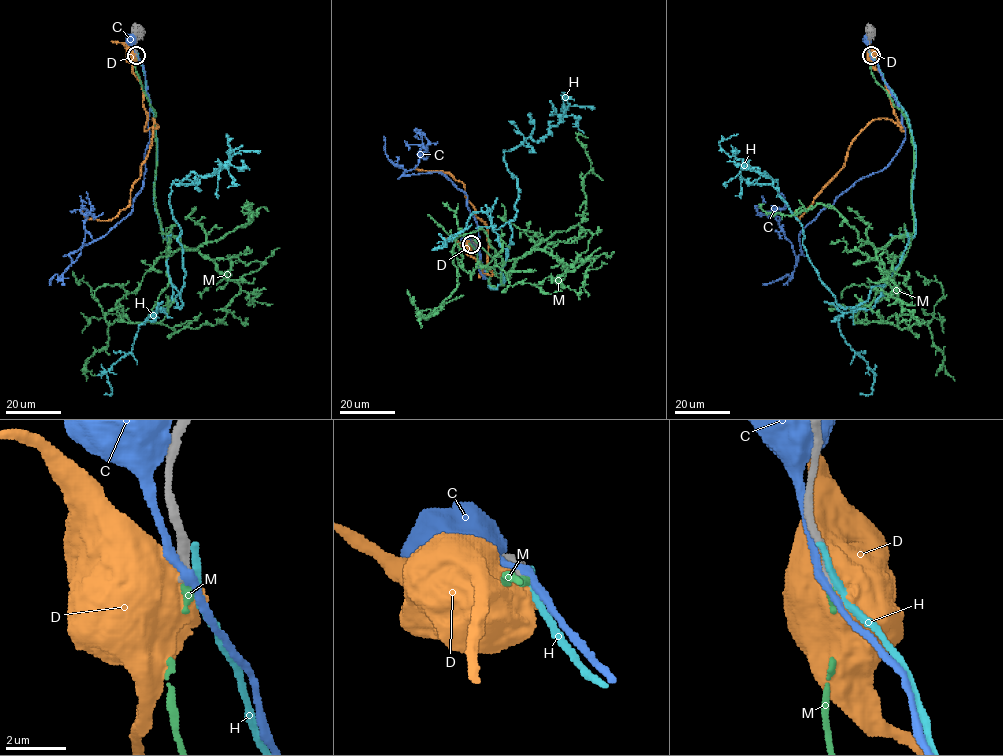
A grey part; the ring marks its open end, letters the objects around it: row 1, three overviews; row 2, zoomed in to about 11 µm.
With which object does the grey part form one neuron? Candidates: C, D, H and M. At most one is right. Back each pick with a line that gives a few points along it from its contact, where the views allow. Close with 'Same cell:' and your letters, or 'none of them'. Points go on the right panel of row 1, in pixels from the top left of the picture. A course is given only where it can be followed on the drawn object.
M: via (870, 56), (909, 130), (914, 230), (856, 323), (927, 324), (942, 288), (916, 271)
Same cell: M

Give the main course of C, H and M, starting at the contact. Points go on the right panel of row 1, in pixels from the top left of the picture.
C: (870, 54), (868, 40)
H: (870, 53), (910, 126), (916, 230), (890, 278), (864, 302), (837, 303), (777, 180), (721, 148), (738, 134)
M: (870, 56), (909, 130), (914, 230), (856, 323), (927, 324), (942, 288), (916, 271)

